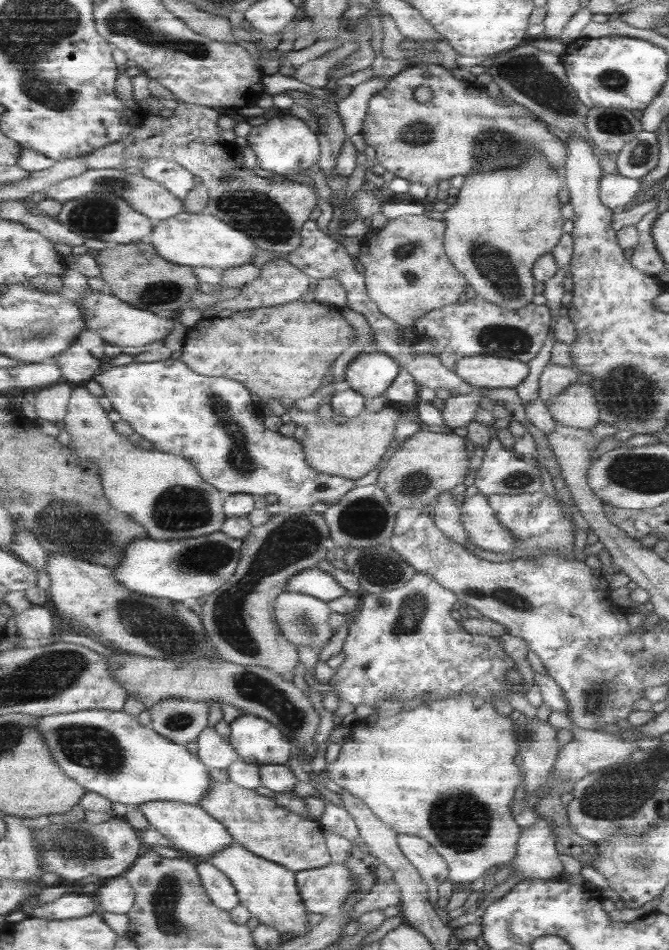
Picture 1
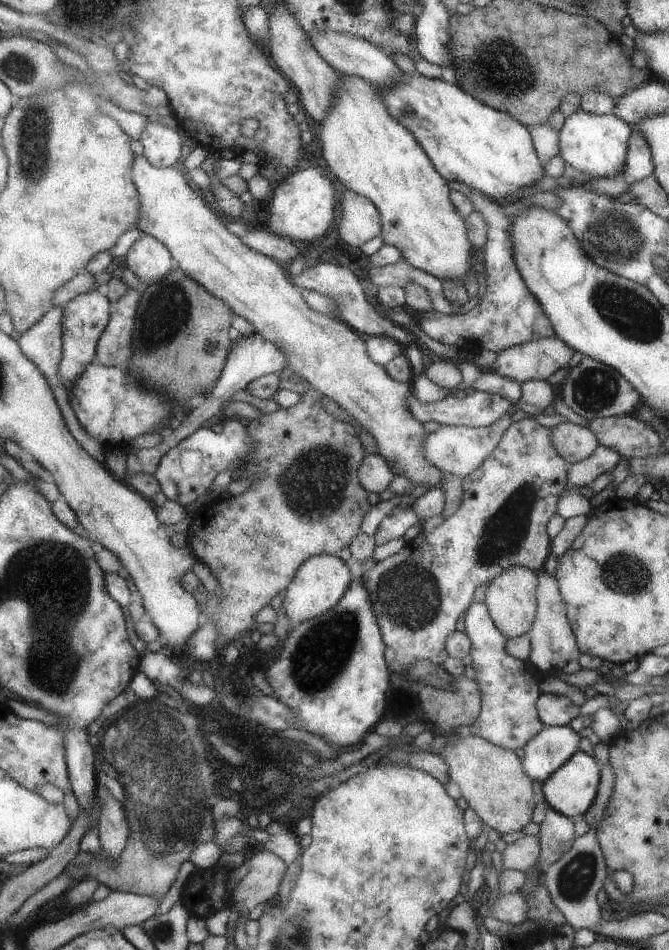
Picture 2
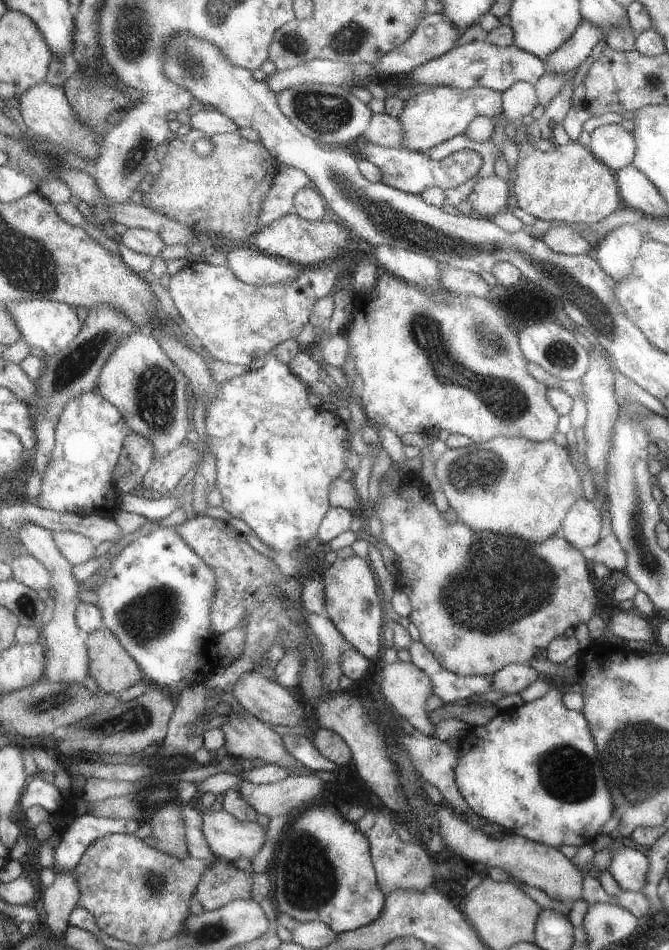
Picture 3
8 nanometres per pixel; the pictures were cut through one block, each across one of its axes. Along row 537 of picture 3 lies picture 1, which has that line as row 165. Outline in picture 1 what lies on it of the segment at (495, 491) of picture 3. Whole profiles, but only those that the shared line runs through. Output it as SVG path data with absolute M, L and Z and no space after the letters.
M529 153L523 164L507 170L477 172L464 176L465 182L457 194L457 202L447 206L441 217L446 222L445 250L450 262L464 276L477 297L504 308L515 310L531 303L533 277L531 266L536 260L550 252L563 234L561 225L561 203L557 192L563 187L562 175L551 169L539 153Z

